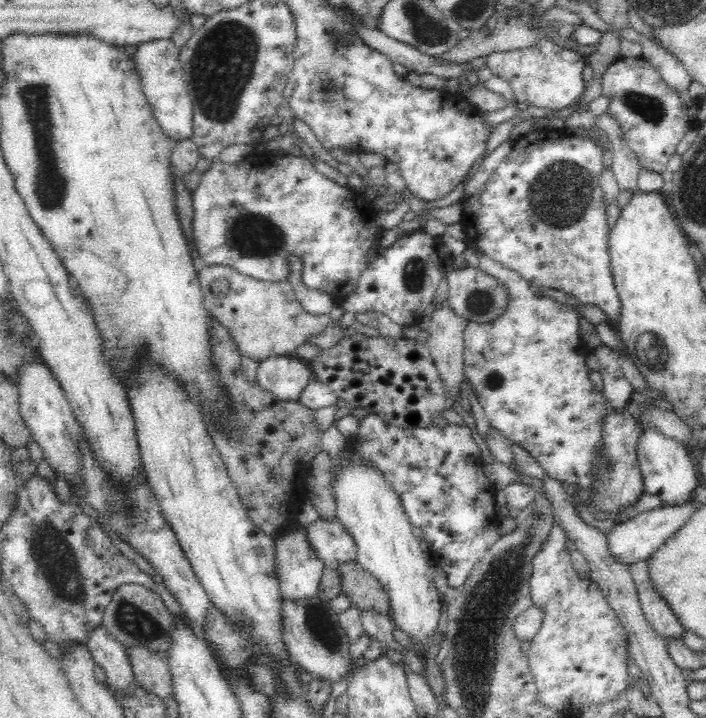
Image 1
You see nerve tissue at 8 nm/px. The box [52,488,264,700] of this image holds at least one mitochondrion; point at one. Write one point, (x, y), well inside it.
(133, 621)

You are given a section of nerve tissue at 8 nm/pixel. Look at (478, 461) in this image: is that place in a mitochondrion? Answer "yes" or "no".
no

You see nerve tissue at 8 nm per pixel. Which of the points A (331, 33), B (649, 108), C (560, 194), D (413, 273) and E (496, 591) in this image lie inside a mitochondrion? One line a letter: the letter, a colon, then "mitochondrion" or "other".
A: mitochondrion
B: mitochondrion
C: mitochondrion
D: mitochondrion
E: mitochondrion

